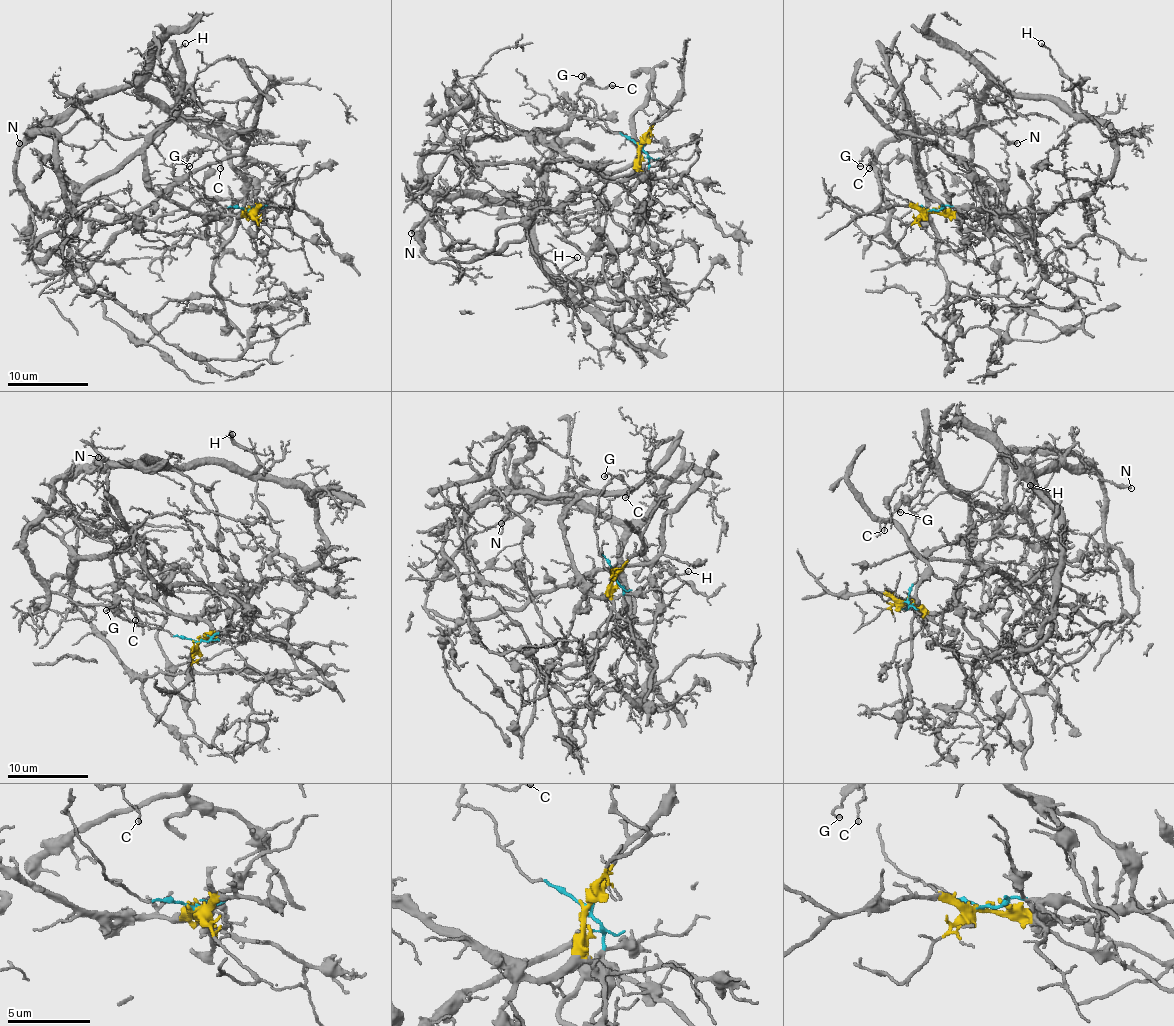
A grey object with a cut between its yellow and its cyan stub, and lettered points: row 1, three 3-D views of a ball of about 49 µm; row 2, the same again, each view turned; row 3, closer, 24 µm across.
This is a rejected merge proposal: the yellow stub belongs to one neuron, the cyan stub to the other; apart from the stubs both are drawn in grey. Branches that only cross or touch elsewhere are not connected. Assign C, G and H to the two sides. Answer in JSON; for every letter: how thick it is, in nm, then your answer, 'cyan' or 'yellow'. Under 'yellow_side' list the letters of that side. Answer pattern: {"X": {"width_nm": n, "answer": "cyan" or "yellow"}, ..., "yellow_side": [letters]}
{"C": {"width_nm": 110, "answer": "cyan"}, "G": {"width_nm": 120, "answer": "cyan"}, "H": {"width_nm": 180, "answer": "cyan"}, "yellow_side": []}

